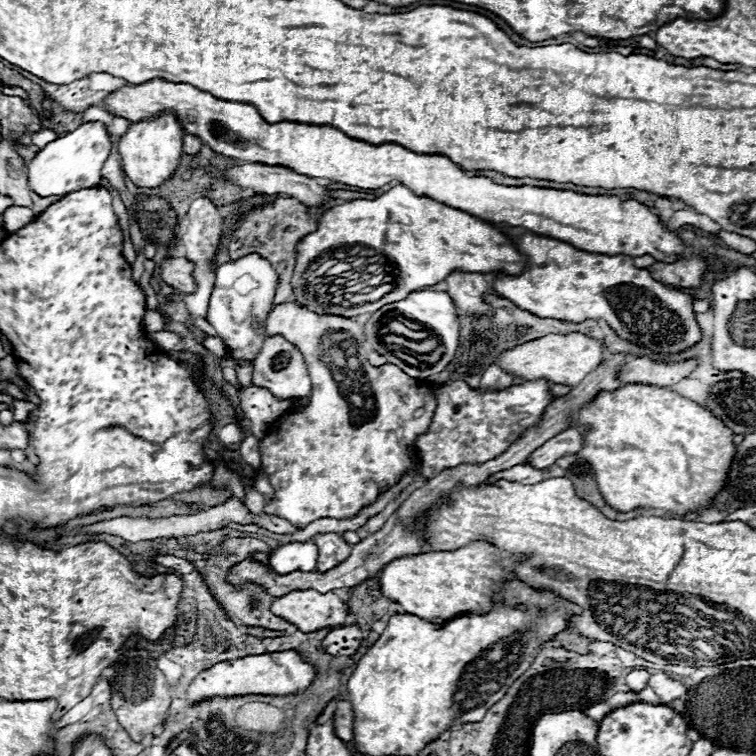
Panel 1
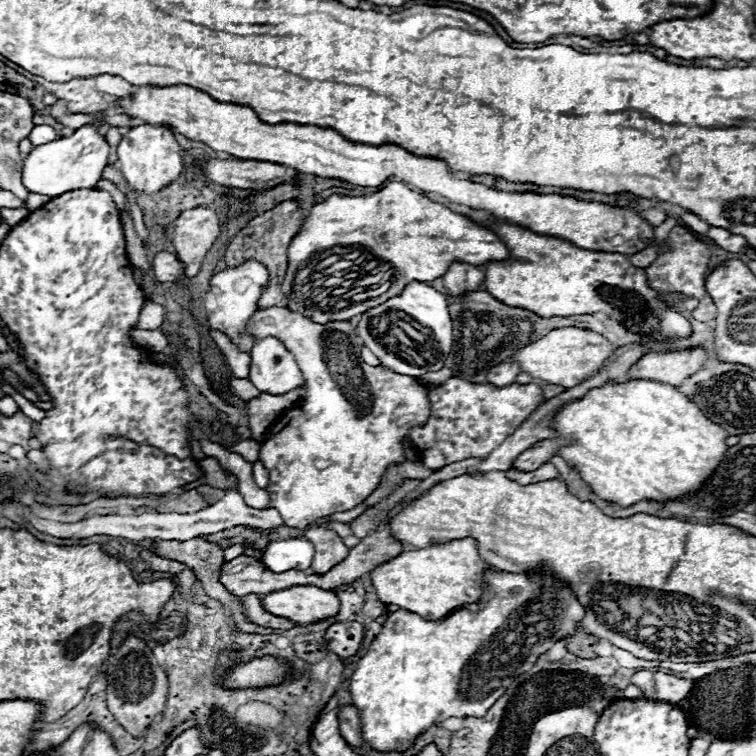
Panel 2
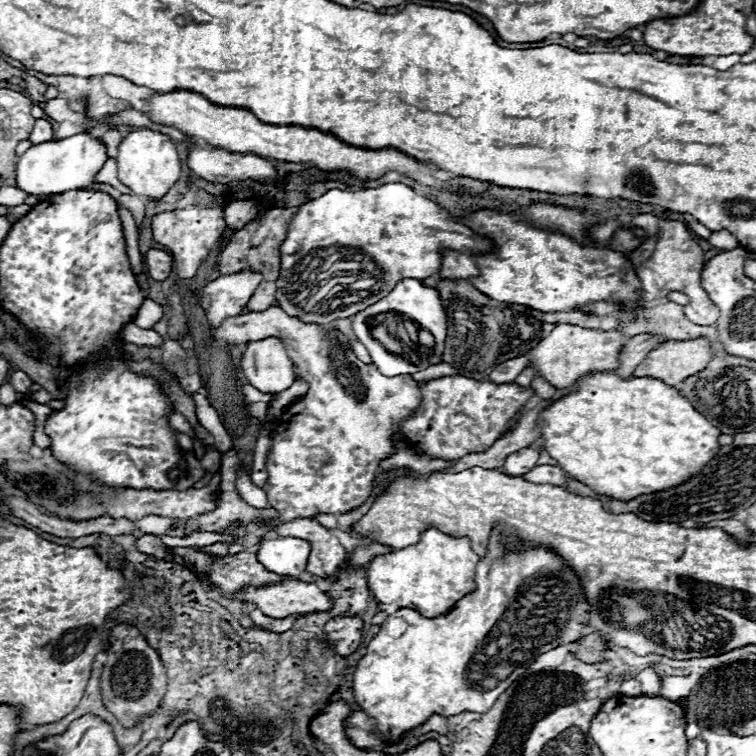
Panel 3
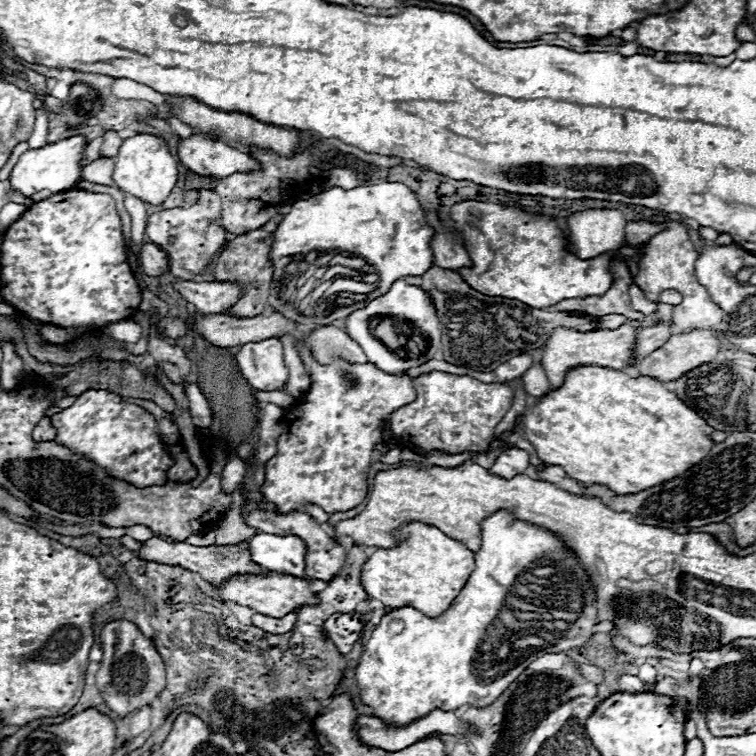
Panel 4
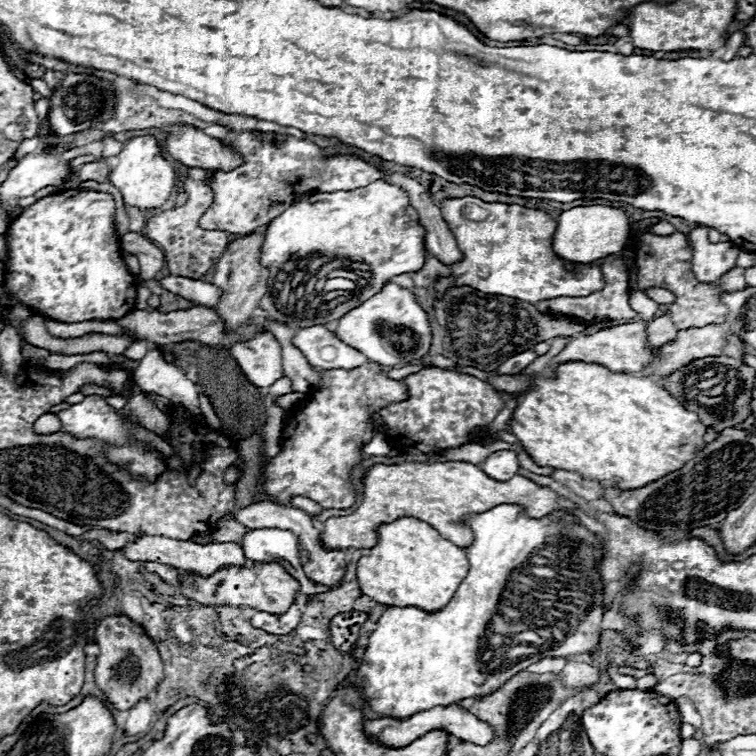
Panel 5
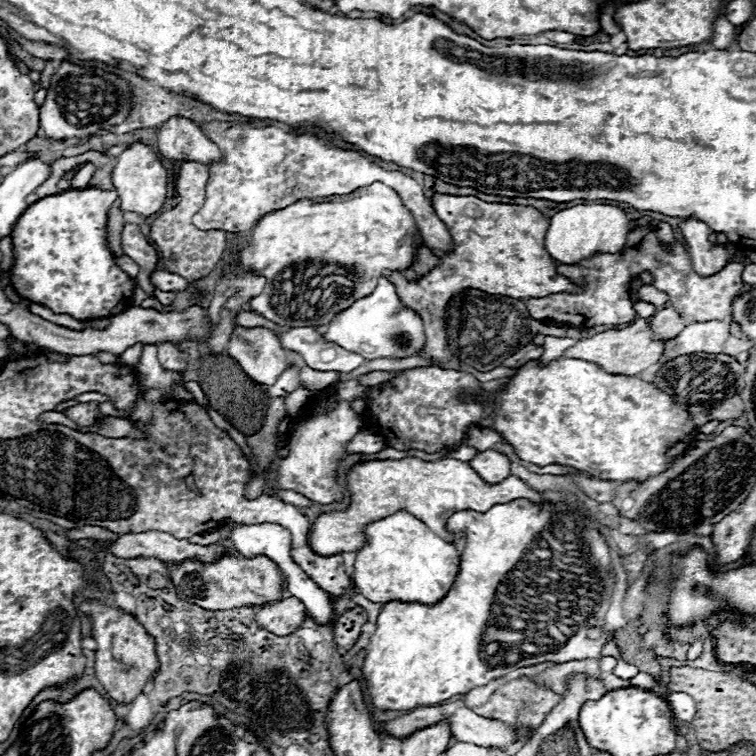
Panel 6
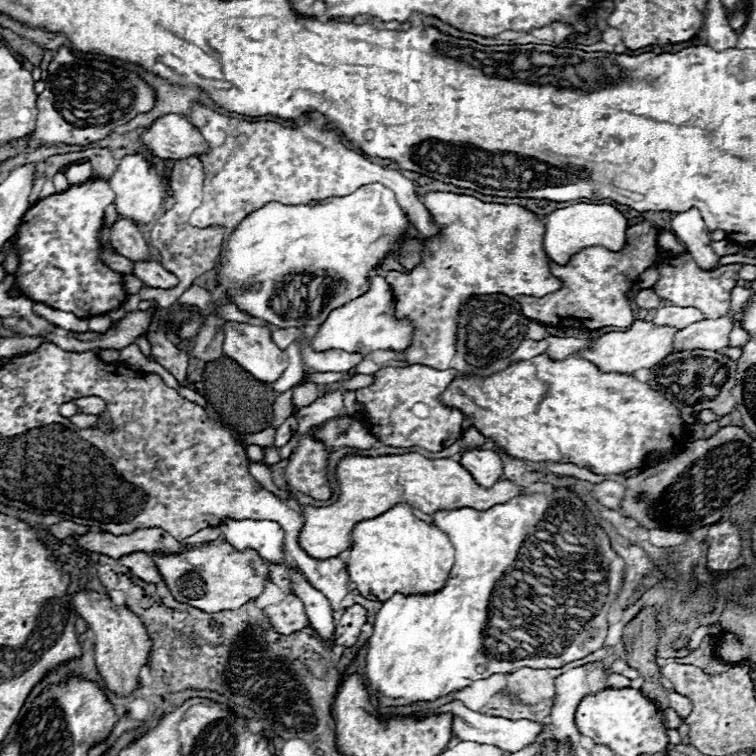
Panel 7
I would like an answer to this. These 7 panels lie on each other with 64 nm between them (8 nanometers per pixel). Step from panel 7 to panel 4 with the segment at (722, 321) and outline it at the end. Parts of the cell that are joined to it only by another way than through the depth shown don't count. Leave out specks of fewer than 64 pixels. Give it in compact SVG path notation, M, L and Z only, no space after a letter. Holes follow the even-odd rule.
M692 330L688 334L676 334L662 348L648 354L638 364L636 374L652 376L652 378L658 378L660 382L672 382L672 380L678 380L680 376L684 376L688 370L694 370L702 364L712 362L716 358L718 350L720 350L720 338L712 330Z

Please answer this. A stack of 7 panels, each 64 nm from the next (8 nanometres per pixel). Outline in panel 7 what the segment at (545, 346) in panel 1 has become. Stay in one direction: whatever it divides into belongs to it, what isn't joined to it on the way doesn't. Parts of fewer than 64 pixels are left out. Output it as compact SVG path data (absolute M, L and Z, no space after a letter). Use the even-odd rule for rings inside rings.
M634 320L632 326L624 332L608 332L602 334L592 342L590 348L580 350L580 358L590 360L596 364L602 372L618 372L618 374L634 374L642 368L652 368L660 360L664 360L672 352L672 338L676 330L674 328L658 328L652 322Z

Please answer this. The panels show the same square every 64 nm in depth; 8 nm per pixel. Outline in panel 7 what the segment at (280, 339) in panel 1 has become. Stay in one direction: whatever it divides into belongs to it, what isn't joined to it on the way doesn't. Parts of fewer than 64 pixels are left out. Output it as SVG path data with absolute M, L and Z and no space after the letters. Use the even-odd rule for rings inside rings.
M226 322L224 354L242 364L256 380L276 382L286 368L282 350L274 344L266 326Z

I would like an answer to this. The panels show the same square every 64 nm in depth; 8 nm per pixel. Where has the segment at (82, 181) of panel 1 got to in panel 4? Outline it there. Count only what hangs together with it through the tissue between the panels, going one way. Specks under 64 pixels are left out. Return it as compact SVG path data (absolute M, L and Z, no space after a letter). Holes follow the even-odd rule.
M72 136L36 150L26 150L10 174L10 186L20 190L24 196L32 196L40 190L50 190L52 194L72 190L78 182L82 182L84 166L80 164L80 160L86 158L86 146L88 142L84 136Z

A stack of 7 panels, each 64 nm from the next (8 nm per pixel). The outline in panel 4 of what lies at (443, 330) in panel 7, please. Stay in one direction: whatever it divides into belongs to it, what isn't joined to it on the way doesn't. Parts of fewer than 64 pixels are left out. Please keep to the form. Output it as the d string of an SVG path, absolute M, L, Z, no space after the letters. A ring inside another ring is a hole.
M460 202L452 206L450 218L454 228L462 232L464 248L474 264L474 268L460 270L460 276L486 296L520 300L532 308L550 308L568 298L604 296L614 282L610 262L618 260L616 252L588 260L574 256L568 250L566 232L542 214L486 202Z

